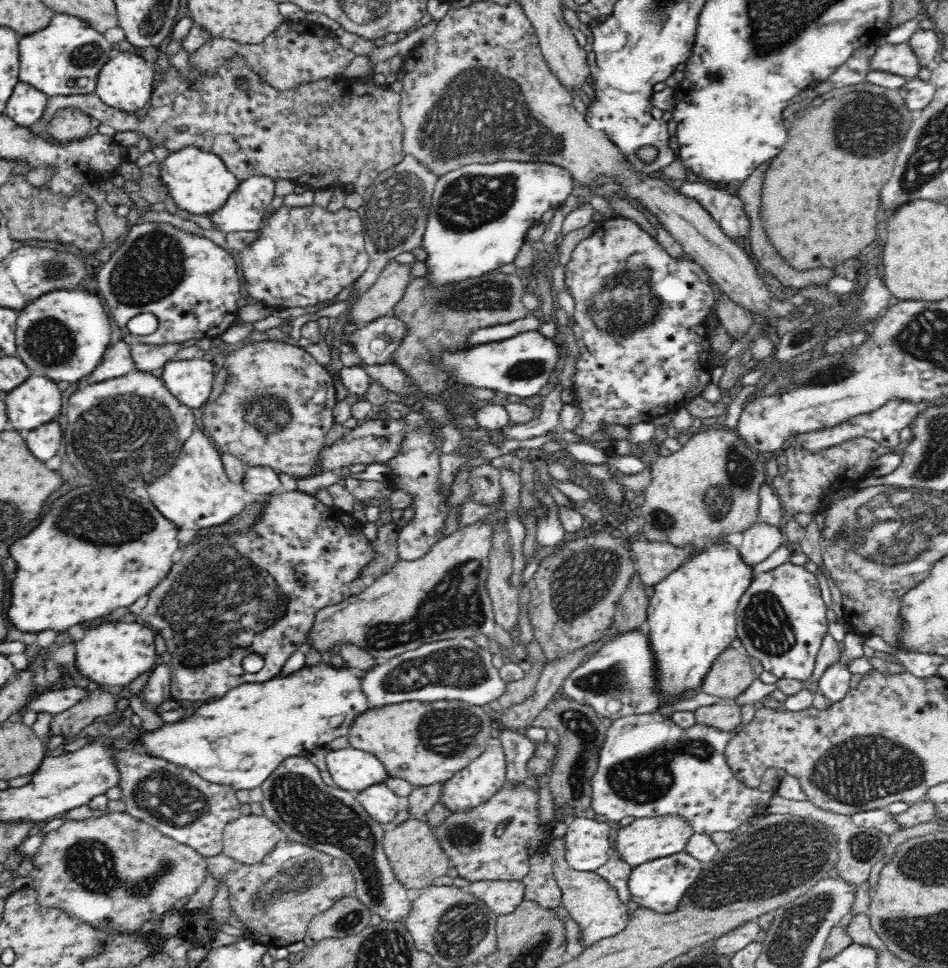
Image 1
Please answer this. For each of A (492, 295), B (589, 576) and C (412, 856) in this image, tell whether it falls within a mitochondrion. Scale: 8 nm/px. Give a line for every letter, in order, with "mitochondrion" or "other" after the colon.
A: mitochondrion
B: mitochondrion
C: other

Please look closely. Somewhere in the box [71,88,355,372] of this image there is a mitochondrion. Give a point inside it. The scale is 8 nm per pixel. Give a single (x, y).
(151, 267)

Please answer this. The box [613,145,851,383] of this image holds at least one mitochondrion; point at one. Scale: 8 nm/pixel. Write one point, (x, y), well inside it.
(799, 338)

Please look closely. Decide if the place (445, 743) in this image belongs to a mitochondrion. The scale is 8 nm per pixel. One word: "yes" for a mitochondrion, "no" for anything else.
yes

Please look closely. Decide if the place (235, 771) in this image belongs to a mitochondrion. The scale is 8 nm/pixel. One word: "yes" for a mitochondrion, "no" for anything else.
no

